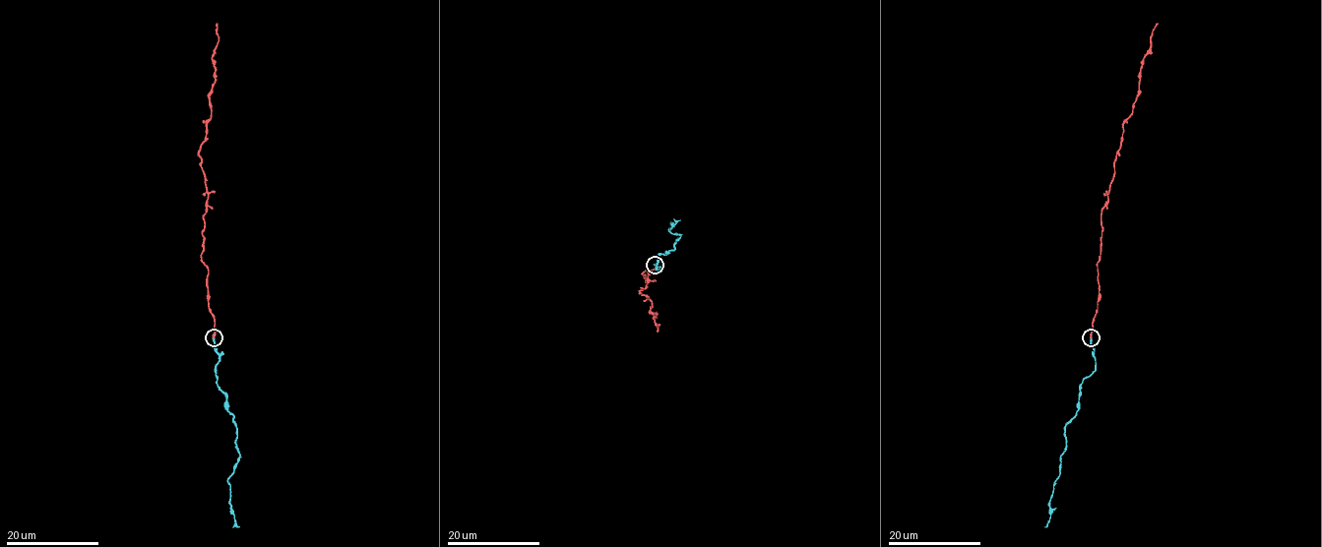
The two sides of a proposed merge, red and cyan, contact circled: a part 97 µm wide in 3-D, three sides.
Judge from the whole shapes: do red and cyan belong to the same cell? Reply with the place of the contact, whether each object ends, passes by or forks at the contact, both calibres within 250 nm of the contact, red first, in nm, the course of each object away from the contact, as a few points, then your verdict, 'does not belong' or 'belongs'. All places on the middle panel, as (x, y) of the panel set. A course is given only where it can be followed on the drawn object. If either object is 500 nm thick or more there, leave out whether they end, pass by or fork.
(655, 265) | red ends | cyan ends | 420/240 nm | red via (655, 265), (642, 274), (649, 281), (640, 290), (652, 303), (653, 319), (659, 324), (657, 332) | cyan via (655, 265), (660, 269), (658, 255), (671, 251), (680, 234), (669, 230), (673, 218) | belongs

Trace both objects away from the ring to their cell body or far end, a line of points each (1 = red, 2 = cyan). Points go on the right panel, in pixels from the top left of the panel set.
1: (1091, 336), (1099, 294), (1101, 209), (1114, 173), (1123, 122), (1136, 97), (1141, 61), (1158, 23)
2: (1091, 338), (1096, 370), (1081, 385), (1077, 414), (1065, 425), (1066, 448), (1044, 526)

